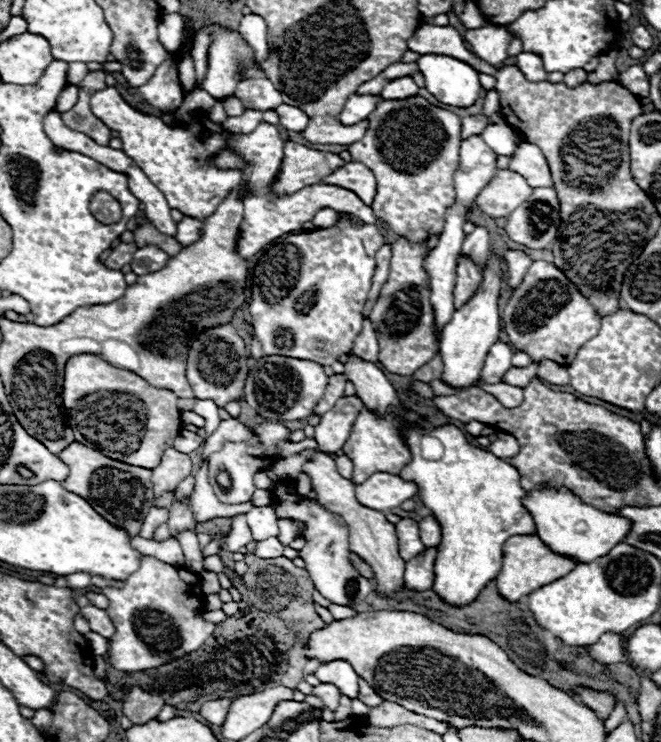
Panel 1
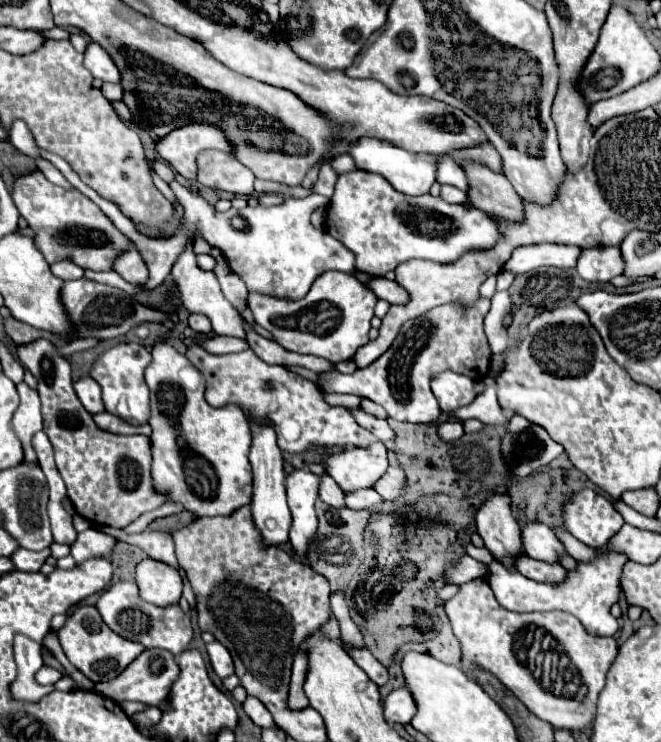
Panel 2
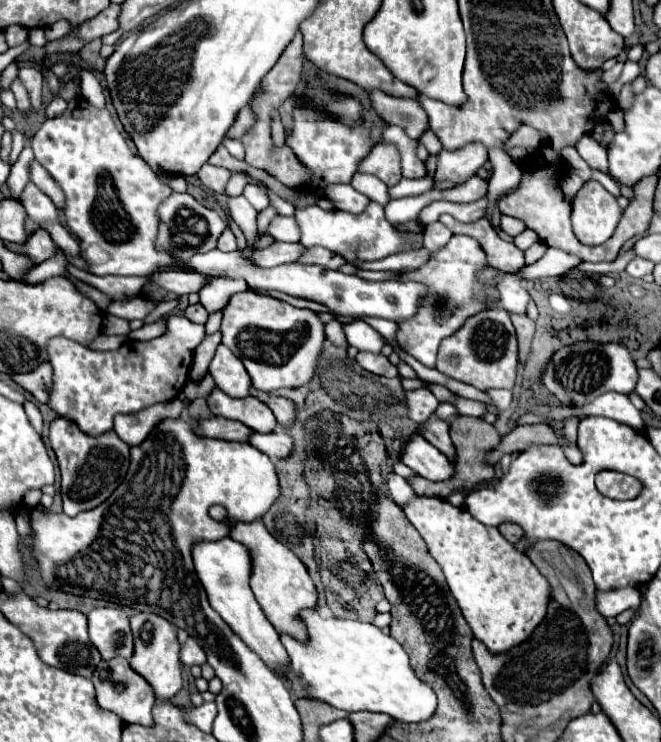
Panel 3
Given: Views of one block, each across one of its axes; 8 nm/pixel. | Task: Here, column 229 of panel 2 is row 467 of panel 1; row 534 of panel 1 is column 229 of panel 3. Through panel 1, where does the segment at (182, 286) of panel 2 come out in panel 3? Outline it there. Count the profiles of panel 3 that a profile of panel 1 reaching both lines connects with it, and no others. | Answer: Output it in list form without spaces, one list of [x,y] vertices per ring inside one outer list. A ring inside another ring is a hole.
[[[224,344],[218,346],[208,374],[214,378],[216,386],[226,392],[230,398],[244,398],[248,396],[250,390],[250,376],[246,374],[246,368],[242,366],[240,358],[236,358],[232,354],[232,350],[228,350]]]

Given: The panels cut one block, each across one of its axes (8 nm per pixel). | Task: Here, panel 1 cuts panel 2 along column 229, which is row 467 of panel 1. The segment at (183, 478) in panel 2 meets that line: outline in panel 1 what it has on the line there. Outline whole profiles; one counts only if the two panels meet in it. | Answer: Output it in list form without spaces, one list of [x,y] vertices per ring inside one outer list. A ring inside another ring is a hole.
[[[404,422],[400,434],[412,452],[412,460],[400,472],[400,478],[418,486],[420,502],[442,528],[432,590],[454,608],[468,606],[498,576],[506,538],[514,534],[536,534],[534,518],[522,504],[526,492],[520,488],[518,470],[492,452],[472,446],[464,432],[452,424],[420,431]]]

